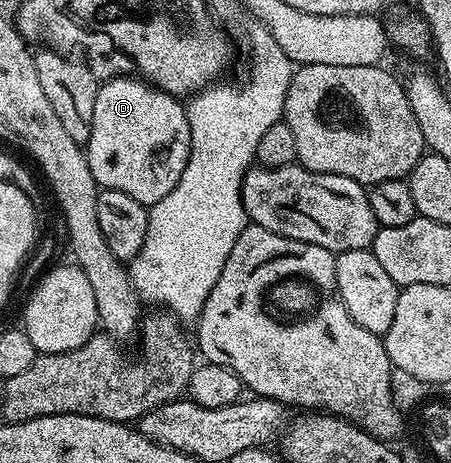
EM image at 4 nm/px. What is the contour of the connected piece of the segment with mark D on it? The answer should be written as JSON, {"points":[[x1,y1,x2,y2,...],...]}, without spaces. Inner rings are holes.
{"points":[[128,75,105,80,97,88,94,99,94,123,86,152,88,166,101,190,120,191,130,195,145,207,151,207,158,203,158,199,166,199,166,195,174,191,178,179,182,179,182,171,186,171,191,150,188,110,177,98,155,89,150,83,133,79]]}

